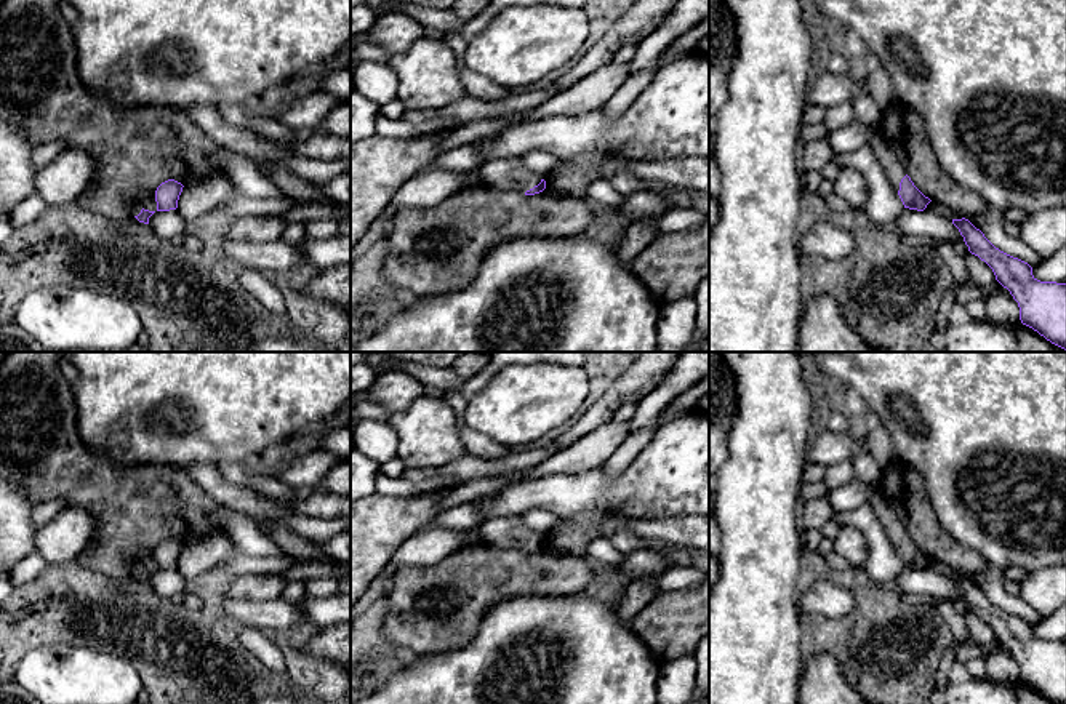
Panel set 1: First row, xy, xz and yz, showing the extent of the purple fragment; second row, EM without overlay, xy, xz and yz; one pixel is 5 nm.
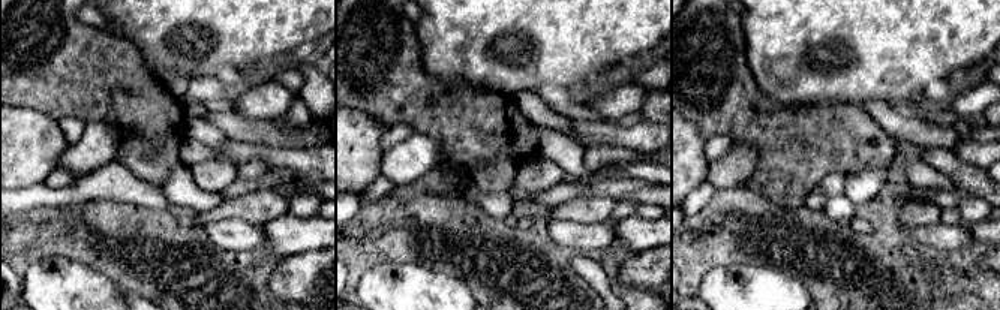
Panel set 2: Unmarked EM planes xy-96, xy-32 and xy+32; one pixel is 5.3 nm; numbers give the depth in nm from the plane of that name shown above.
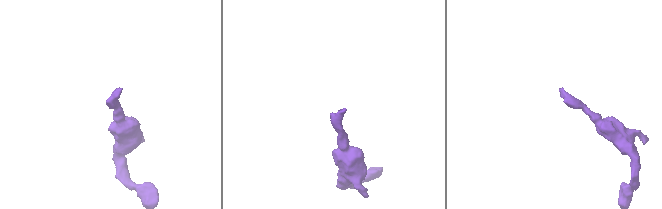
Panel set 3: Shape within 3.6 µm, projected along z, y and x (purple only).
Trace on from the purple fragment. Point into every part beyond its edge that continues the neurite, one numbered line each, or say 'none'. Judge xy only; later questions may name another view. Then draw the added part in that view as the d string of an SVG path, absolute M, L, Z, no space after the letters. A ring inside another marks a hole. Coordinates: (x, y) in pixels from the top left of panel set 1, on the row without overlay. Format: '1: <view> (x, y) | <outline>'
1: xy (149, 560) | M157 547L150 549L150 550L144 555L144 558L142 558L142 566L144 566L144 568L157 570L155 549L157 549Z

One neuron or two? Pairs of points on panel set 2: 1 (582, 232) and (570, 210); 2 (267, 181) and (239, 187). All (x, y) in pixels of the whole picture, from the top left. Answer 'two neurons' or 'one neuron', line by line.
1: two neurons
2: one neuron

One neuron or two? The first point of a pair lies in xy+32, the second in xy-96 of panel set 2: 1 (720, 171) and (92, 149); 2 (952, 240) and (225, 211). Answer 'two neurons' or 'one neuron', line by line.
1: one neuron
2: two neurons

